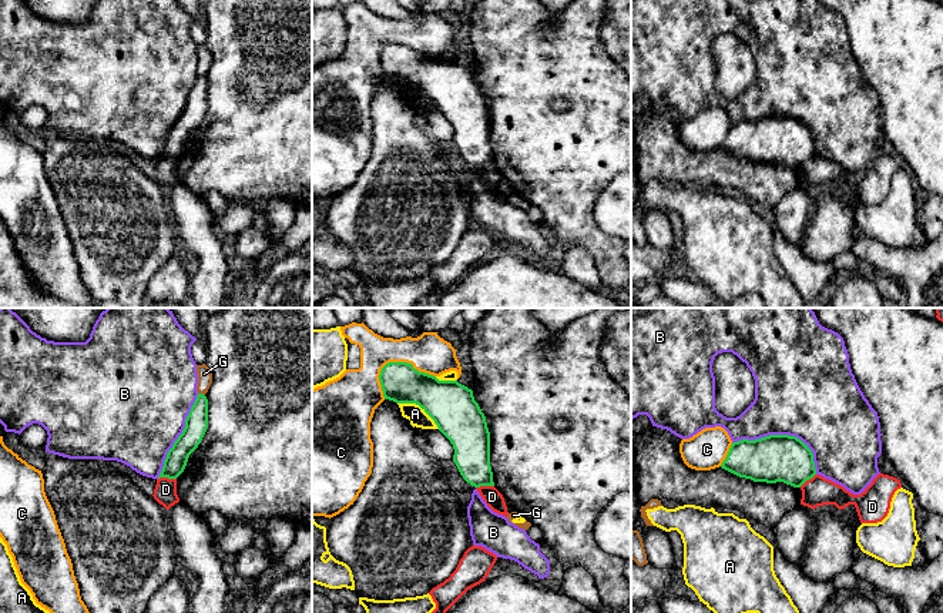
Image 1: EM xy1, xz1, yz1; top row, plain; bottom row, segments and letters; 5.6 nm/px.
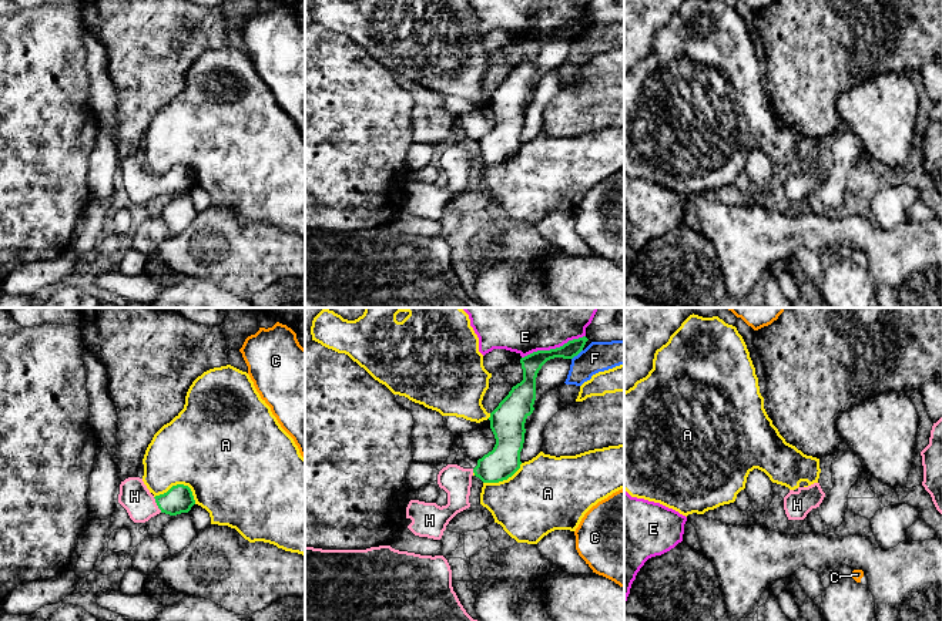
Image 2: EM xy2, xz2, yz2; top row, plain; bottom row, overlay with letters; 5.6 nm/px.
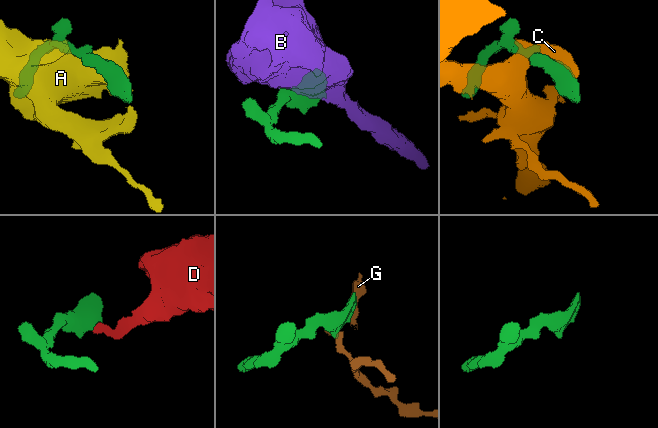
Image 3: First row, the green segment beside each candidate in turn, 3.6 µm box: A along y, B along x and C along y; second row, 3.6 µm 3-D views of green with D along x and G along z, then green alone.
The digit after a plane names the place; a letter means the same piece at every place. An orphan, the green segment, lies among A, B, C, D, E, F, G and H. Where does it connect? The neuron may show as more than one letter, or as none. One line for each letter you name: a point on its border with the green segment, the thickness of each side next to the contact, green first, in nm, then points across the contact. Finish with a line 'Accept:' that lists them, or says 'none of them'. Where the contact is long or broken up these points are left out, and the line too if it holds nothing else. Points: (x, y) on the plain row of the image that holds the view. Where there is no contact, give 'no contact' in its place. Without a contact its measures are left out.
H: meets green in xy2 at (157, 185); 160 nm thick on the green side, 170 nm on the other; runs through xy2 (178, 180), (173, 184), (157, 185), (143, 185), (134, 177)
Accept: H

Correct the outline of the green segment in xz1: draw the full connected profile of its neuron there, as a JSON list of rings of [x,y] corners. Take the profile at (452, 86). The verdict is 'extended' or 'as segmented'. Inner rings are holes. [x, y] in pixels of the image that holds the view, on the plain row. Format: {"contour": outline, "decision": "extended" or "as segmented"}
{"contour": [[[389,43],[379,56],[385,80],[419,86],[450,121],[453,143],[474,168],[494,167],[490,113],[473,71],[457,61],[439,61],[407,43]]], "decision": "as segmented"}

